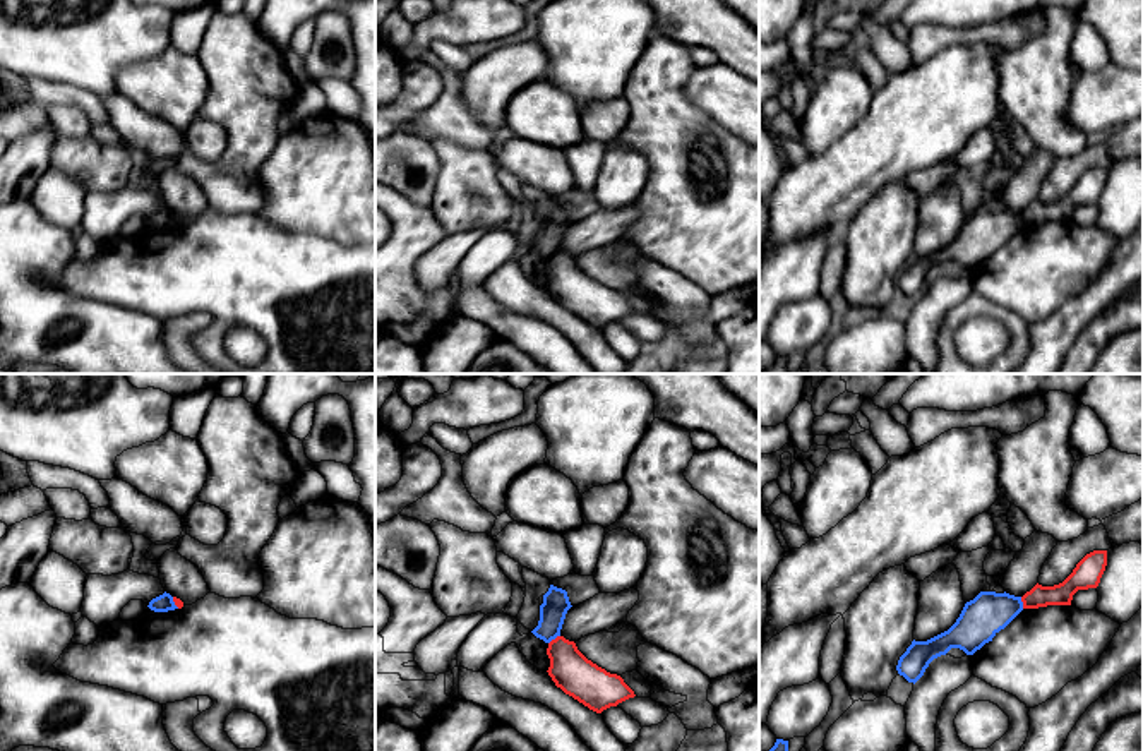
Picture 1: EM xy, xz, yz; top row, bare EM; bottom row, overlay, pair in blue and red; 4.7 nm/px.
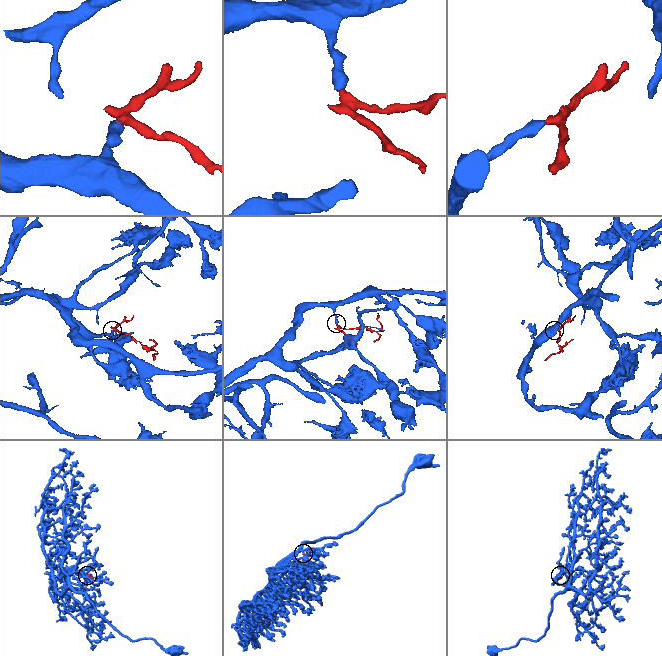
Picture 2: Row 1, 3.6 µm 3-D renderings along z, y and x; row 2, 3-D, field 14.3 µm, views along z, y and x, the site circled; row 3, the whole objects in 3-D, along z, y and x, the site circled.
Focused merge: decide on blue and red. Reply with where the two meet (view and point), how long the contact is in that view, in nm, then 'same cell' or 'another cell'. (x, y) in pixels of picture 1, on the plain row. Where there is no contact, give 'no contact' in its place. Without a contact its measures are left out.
xz (554, 254) | 70 nm | another cell

